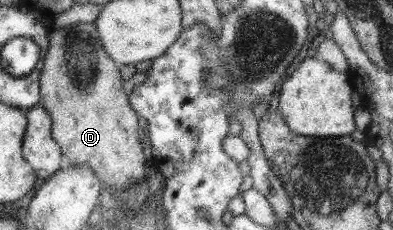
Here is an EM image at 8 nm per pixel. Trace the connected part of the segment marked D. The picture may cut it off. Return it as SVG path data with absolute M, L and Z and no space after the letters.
M94 23L53 29L42 63L40 102L52 118L52 136L66 162L89 166L103 188L123 190L145 178L150 161L139 141L138 114L125 93L120 66L104 50Z

